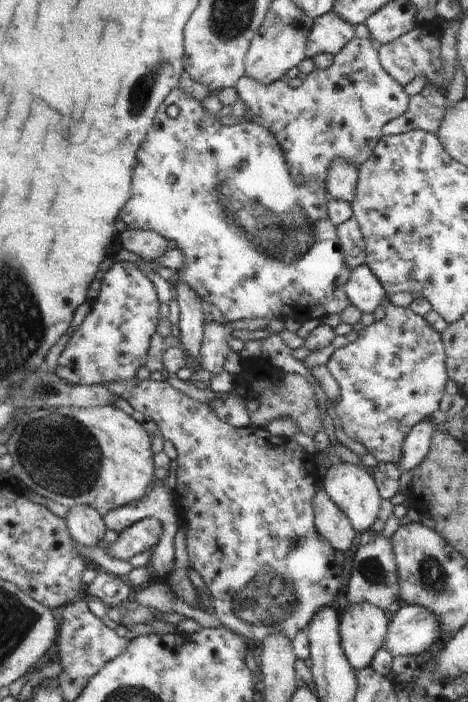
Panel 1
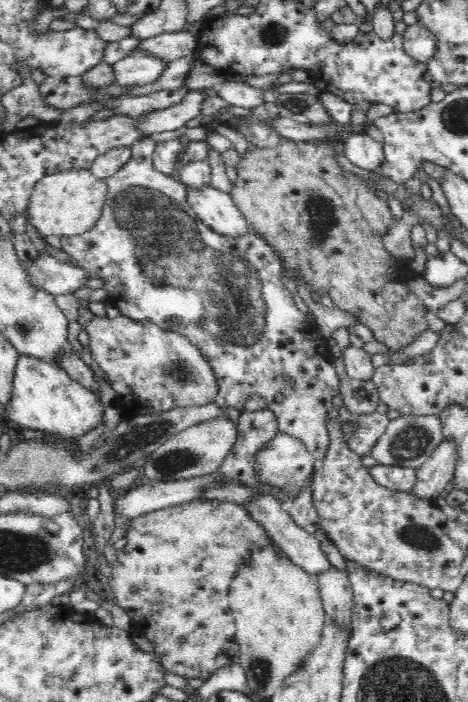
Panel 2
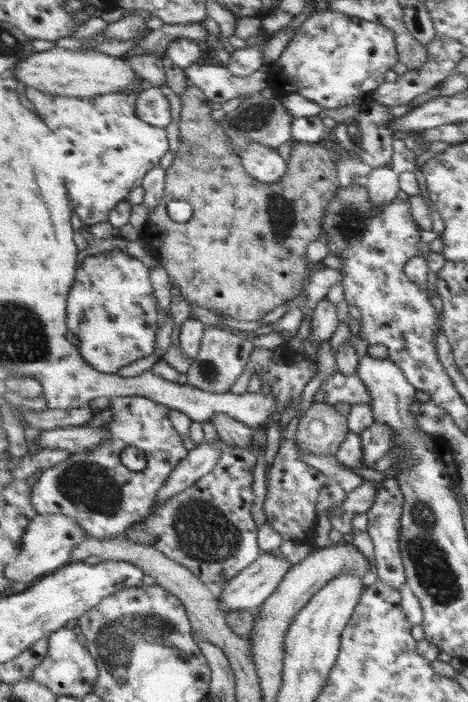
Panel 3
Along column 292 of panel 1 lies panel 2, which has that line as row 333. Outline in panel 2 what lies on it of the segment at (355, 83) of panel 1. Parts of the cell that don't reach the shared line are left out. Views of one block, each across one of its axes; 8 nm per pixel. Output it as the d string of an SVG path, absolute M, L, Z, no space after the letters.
M96 318L86 324L90 338L90 352L96 364L106 372L118 394L118 408L122 416L162 414L172 408L214 404L218 384L212 368L188 340L178 334L168 334L158 326L134 322L130 318Z

